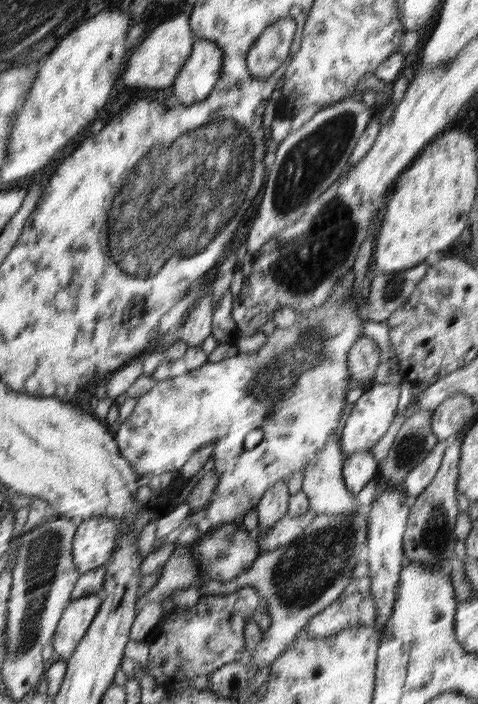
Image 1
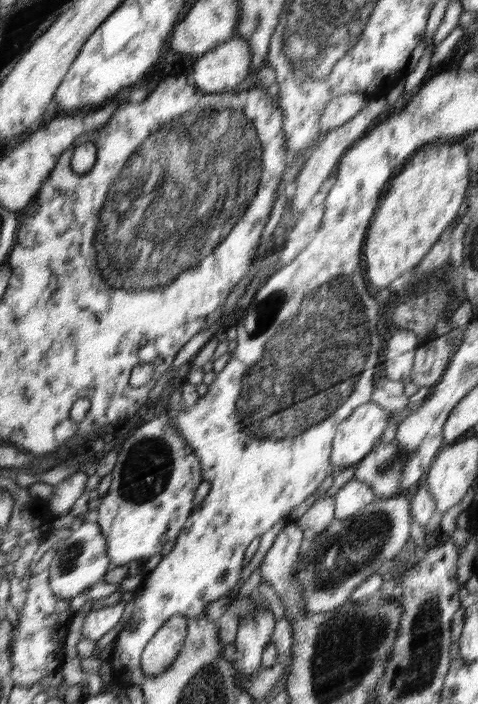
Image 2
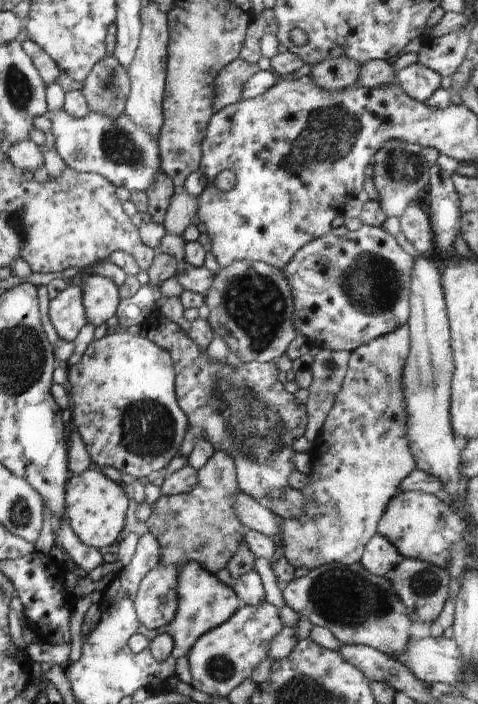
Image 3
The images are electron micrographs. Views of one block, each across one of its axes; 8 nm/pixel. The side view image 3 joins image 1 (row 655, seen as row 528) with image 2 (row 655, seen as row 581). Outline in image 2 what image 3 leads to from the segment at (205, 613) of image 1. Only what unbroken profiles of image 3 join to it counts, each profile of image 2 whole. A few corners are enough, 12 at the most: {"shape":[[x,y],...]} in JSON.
{"shape":[[170,616],[140,656],[144,674],[170,667],[183,646],[186,617]]}

